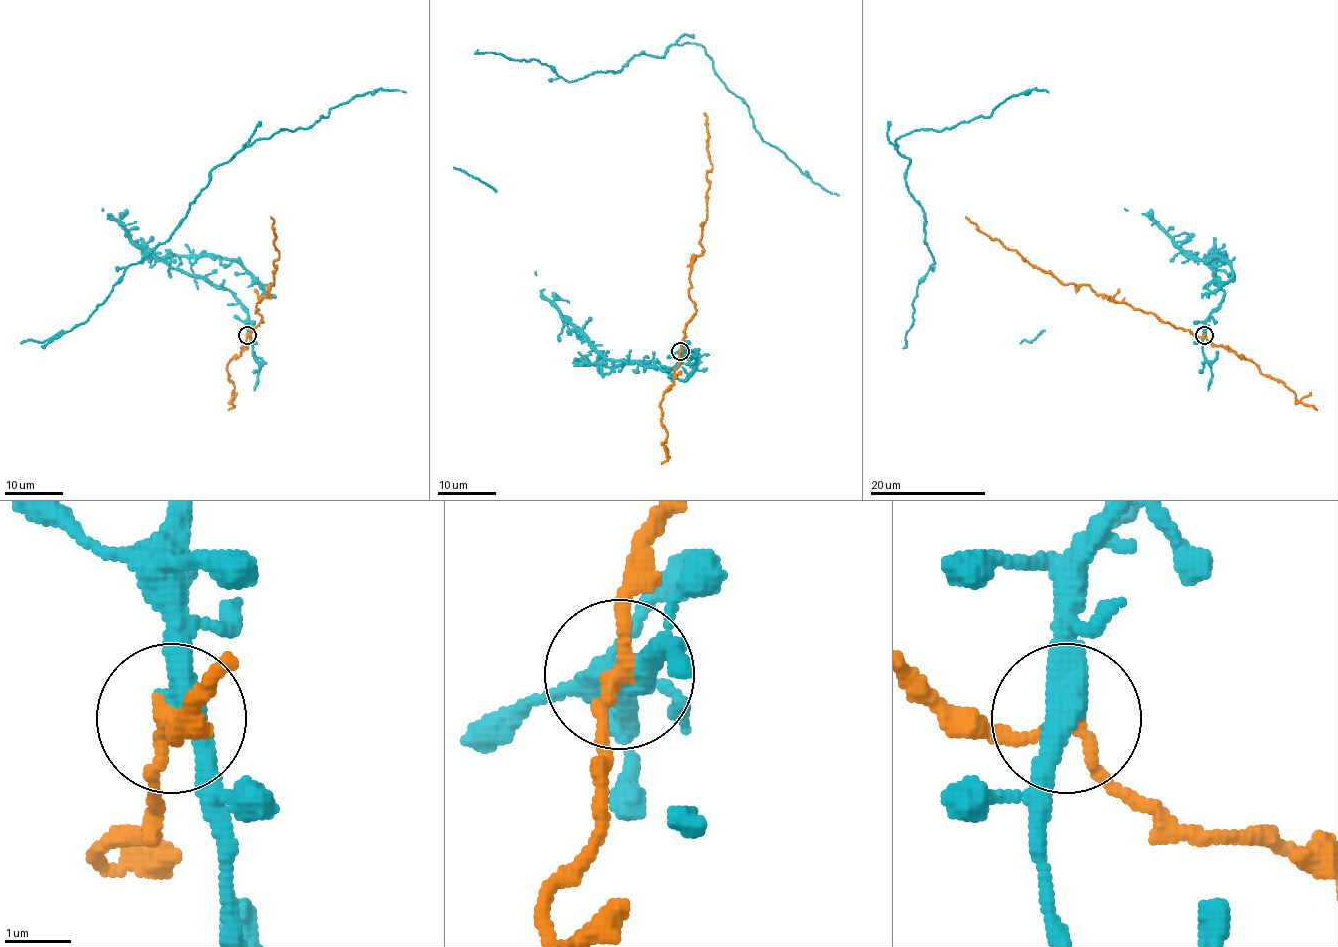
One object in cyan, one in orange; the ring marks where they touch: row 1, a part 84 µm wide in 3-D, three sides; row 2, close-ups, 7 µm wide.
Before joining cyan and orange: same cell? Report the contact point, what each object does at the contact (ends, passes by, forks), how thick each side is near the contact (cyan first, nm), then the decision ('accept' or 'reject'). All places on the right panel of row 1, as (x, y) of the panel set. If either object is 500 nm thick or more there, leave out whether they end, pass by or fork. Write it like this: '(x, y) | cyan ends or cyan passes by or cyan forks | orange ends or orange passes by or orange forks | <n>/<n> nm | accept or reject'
(1204, 335) | cyan passes by | orange passes by | 400/200 nm | reject

